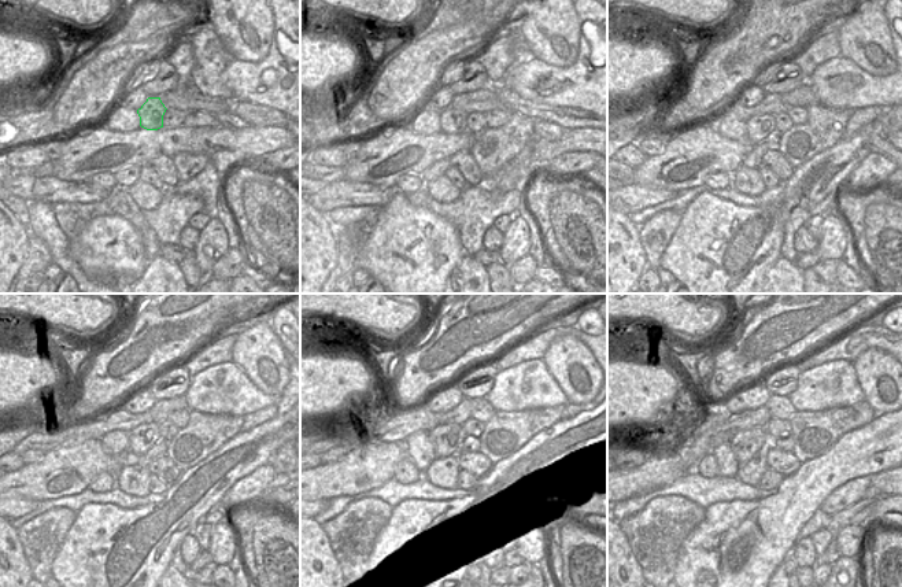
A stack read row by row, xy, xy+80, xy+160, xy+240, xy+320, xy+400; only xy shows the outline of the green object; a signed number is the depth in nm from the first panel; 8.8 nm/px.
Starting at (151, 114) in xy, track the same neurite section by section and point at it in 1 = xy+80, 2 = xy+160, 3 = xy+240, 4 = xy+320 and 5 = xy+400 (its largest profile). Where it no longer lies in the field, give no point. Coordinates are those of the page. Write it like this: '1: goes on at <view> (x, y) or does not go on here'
1: goes on at xy+80 (453, 121)
2: goes on at xy+160 (758, 128)
3: goes on at xy+240 (141, 439)
4: goes on at xy+320 (446, 439)
5: goes on at xy+400 (745, 445)

